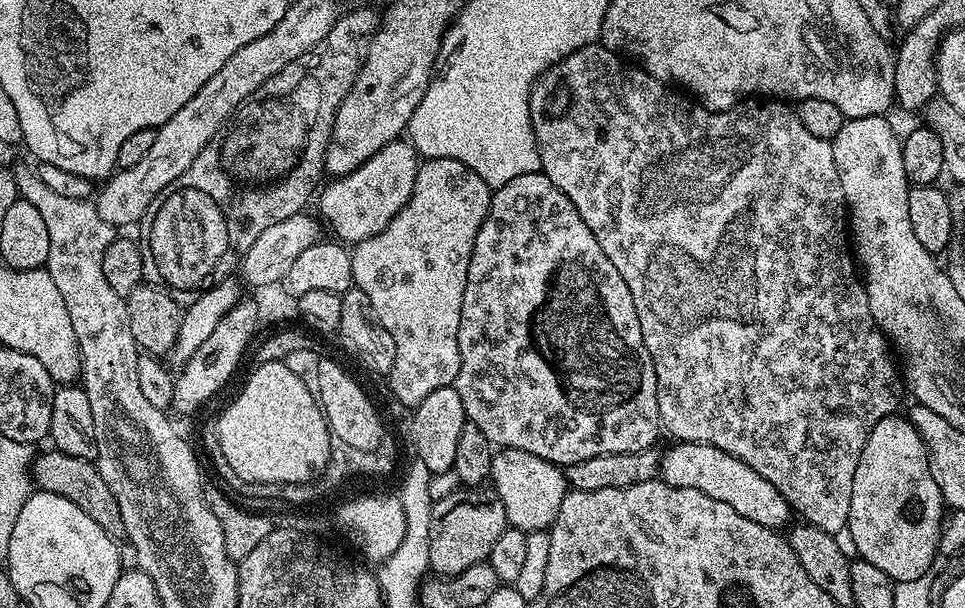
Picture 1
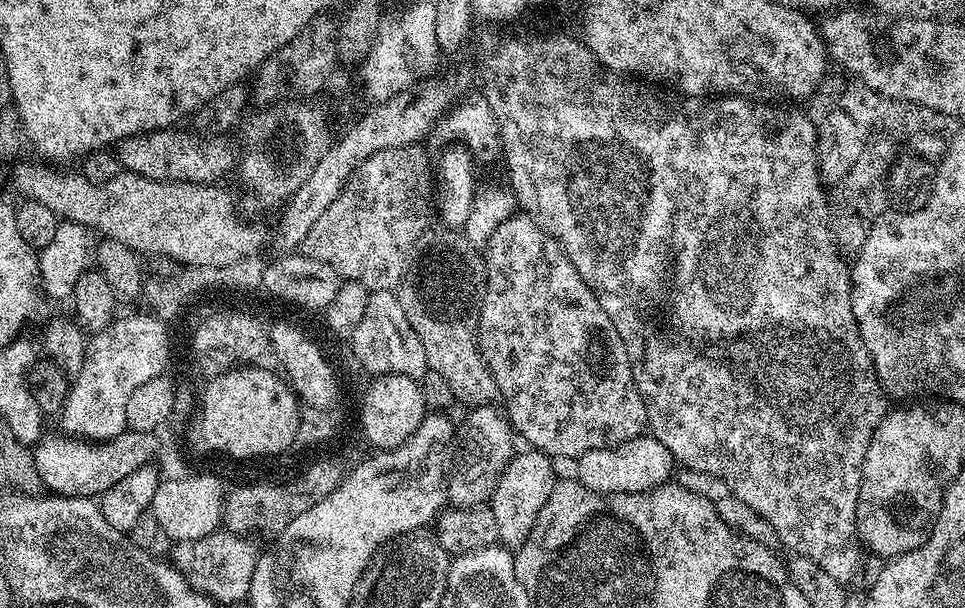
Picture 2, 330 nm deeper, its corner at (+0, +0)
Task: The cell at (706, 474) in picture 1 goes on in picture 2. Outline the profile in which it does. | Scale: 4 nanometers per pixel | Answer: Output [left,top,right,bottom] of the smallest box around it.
[575,434,677,496]

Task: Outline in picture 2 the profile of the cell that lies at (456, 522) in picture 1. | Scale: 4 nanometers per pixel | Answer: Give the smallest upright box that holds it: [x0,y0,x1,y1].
[448,404,514,508]

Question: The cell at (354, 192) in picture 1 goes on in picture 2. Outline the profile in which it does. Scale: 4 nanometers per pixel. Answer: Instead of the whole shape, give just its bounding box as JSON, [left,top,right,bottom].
[300,144,434,291]

